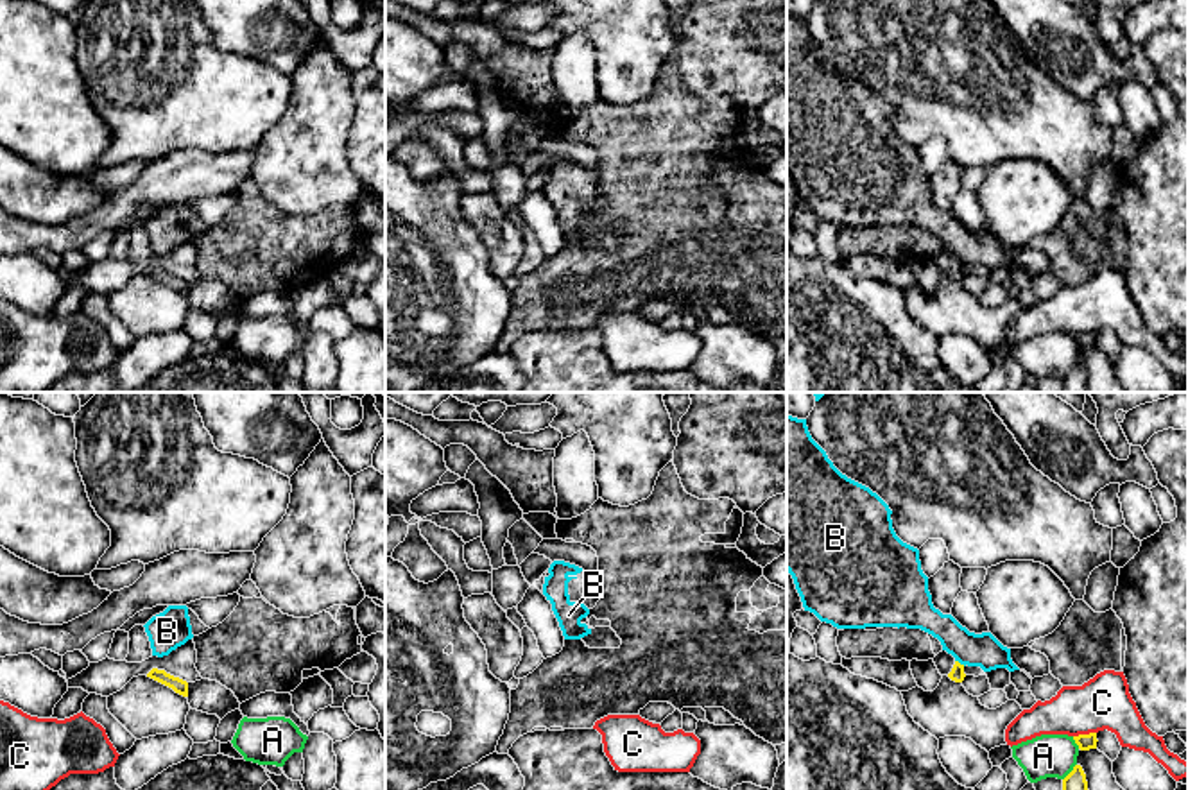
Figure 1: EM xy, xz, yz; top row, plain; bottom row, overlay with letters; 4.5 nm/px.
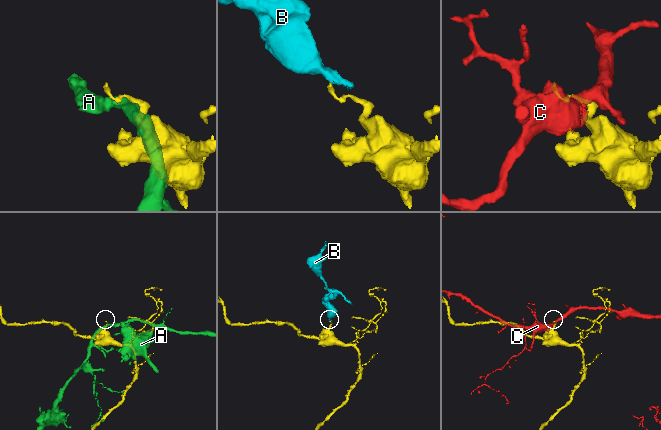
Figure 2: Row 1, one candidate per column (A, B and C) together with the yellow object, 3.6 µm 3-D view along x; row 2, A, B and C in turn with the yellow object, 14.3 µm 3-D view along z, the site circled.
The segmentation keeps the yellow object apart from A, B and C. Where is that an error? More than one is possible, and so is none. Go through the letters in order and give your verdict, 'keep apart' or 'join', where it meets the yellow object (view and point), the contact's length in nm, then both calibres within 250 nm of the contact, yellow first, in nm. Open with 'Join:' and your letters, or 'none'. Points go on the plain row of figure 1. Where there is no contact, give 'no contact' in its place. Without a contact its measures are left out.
Join: none
A: keep apart | yz (1076, 341) | 70 nm | 70/190 nm
B: keep apart | yz (959, 262) | 50 nm | 70/150 nm
C: keep apart | yz (1084, 334) | 110 nm | 70/240 nm

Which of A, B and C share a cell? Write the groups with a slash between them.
A / B / C

